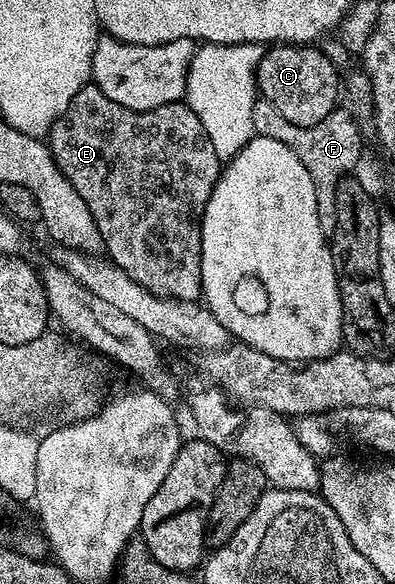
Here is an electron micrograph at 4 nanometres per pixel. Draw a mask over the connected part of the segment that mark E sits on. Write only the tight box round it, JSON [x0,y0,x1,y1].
[48,85,220,303]

